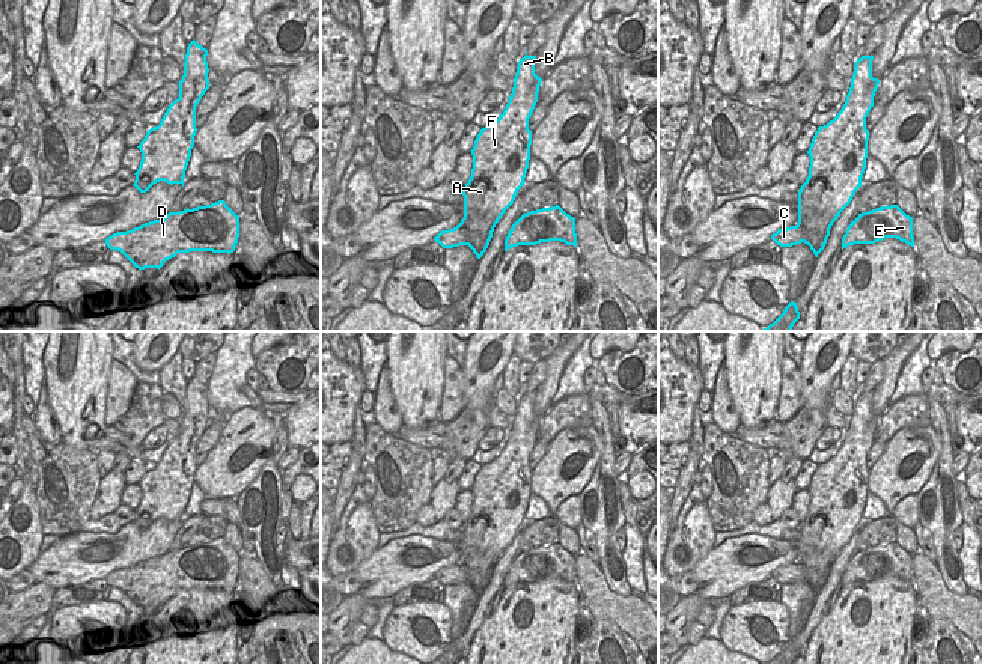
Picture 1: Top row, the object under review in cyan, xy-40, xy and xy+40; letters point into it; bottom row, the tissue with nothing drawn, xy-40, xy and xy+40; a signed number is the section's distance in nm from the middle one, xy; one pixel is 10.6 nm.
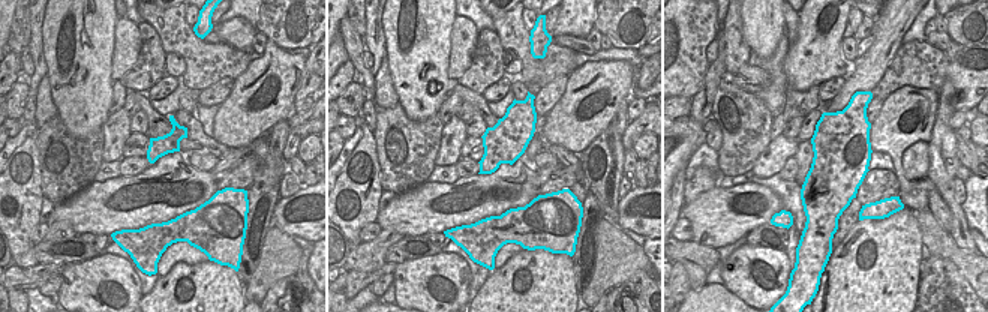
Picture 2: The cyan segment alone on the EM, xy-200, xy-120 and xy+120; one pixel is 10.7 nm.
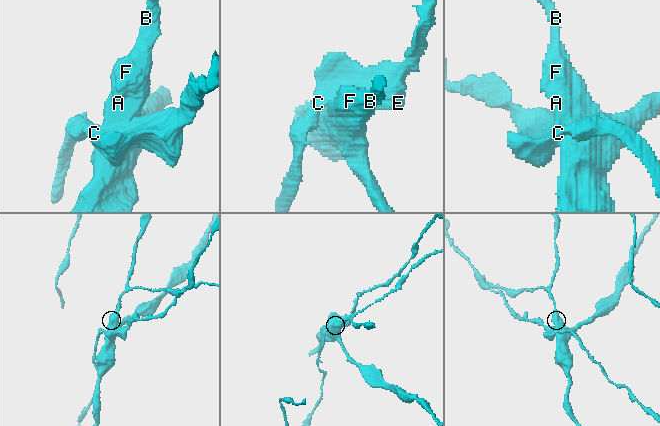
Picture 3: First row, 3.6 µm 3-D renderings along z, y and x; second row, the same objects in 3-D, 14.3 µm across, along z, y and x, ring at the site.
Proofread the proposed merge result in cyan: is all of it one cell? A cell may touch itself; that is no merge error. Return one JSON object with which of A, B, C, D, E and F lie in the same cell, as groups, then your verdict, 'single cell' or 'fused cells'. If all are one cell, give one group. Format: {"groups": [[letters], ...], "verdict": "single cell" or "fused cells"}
{"groups": [["A", "B", "F"], ["C", "D", "E"]], "verdict": "fused cells"}

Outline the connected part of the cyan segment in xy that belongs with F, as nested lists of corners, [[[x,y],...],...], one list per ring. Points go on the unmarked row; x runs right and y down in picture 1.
[[[527,388],[520,396],[503,450],[474,477],[471,513],[462,527],[464,556],[456,565],[479,571],[494,568],[526,519],[532,482],[529,456],[542,419],[535,411],[535,397]]]

